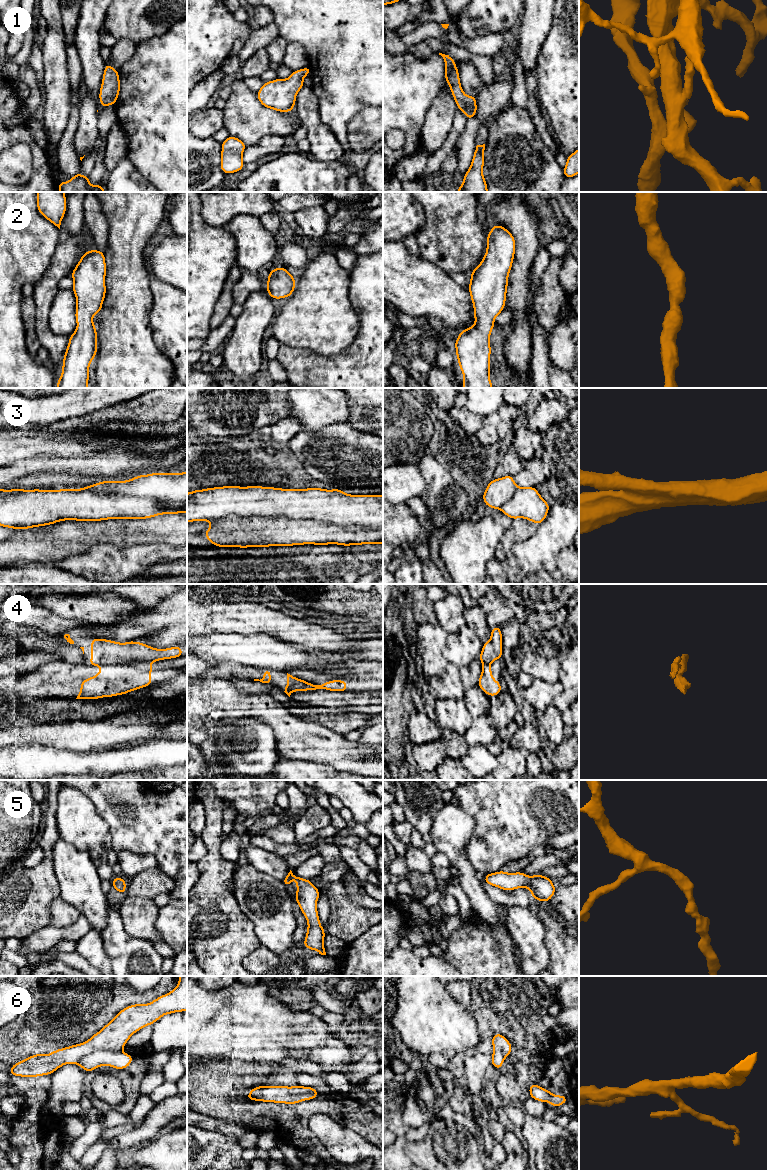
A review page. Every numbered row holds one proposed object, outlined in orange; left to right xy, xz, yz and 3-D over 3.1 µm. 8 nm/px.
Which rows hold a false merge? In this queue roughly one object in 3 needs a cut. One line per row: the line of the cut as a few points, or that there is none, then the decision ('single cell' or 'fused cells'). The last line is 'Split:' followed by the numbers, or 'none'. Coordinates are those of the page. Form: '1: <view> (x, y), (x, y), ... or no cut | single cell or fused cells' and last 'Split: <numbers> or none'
1: no cut | single cell
2: no cut | single cell
3: xz (206, 519), (286, 515), (382, 526) | fused cells
4: xy (150, 661), (129, 661), (101, 665) | fused cells
5: no cut | single cell
6: no cut | single cell
Split: 3, 4

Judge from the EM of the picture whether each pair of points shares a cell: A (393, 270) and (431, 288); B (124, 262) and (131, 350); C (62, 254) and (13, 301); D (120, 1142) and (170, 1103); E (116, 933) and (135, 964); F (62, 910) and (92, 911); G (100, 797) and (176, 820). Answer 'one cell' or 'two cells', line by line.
A: one cell
B: one cell
C: two cells
D: one cell
E: one cell
F: two cells
G: one cell

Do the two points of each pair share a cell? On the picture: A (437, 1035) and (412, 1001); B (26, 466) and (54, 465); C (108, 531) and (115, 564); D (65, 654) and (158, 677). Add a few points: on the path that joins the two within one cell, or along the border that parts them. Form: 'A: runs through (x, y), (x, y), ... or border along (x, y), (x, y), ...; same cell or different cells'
A: runs through (437, 1027), (420, 1009); same cell
B: runs through (33, 465), (47, 465); same cell
C: border along (135, 544), (129, 547), (94, 544), (88, 550); different cells
D: border along (61, 658), (72, 663), (84, 664); different cells

